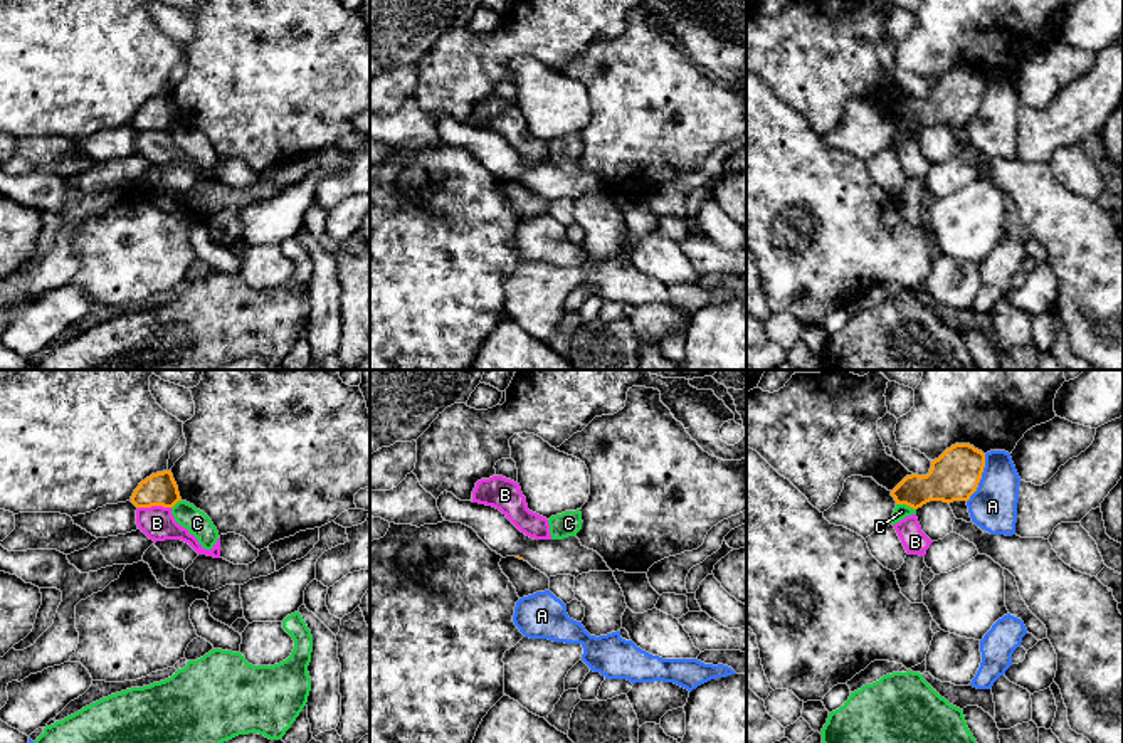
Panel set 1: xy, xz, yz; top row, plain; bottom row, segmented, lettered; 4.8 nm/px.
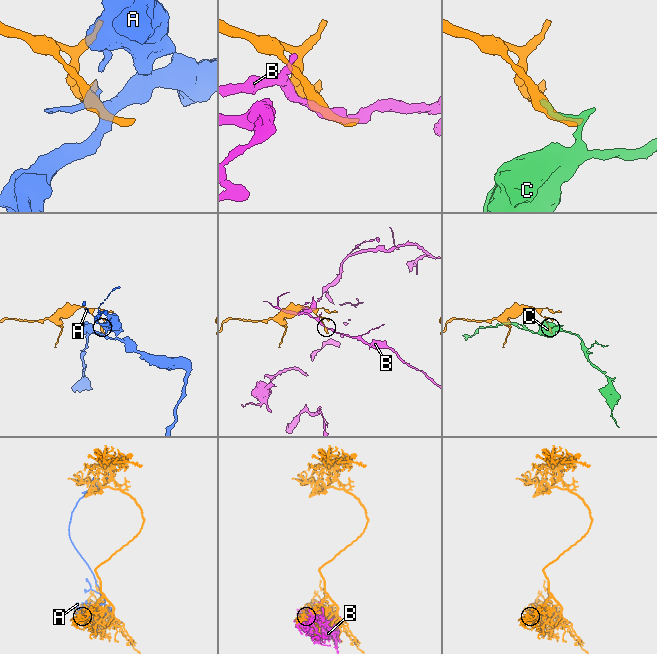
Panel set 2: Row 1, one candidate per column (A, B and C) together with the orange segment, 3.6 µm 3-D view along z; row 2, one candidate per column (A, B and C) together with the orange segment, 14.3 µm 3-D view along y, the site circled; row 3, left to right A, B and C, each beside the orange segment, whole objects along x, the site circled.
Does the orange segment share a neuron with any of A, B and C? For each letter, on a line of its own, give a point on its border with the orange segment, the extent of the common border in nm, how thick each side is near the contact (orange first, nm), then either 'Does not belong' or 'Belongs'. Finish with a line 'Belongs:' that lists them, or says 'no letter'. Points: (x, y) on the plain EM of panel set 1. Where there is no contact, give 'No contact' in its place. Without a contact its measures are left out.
A: Touches orange at yz (980, 101). Shared border 240 nm. Thickness 240 nm (orange) against 220 nm. Does not belong
B: Touches orange at xy (153, 128). Shared border 160 nm. Thickness 160 nm (orange) against 160 nm. Does not belong
C: Touches orange at yz (906, 128). Shared border 100 nm. Thickness 220 nm (orange) against 70 nm. Does not belong
Belongs: no letter

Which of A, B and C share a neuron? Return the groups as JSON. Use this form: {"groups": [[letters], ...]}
{"groups": [["A"], ["B"], ["C"]]}

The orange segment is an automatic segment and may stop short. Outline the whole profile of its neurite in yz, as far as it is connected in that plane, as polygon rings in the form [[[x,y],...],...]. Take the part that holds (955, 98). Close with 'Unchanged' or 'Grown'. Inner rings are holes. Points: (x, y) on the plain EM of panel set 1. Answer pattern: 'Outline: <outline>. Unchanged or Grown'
Outline: [[[955,67],[931,84],[926,99],[906,99],[893,114],[896,128],[913,133],[930,124],[968,124],[977,114],[985,91],[985,77],[970,67]]]. Unchanged

